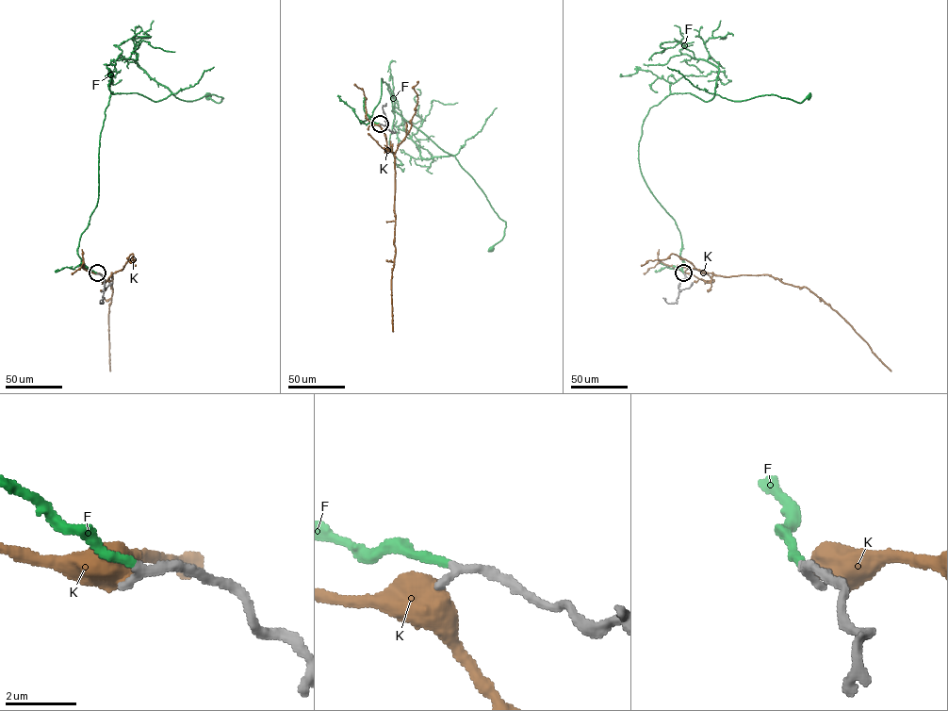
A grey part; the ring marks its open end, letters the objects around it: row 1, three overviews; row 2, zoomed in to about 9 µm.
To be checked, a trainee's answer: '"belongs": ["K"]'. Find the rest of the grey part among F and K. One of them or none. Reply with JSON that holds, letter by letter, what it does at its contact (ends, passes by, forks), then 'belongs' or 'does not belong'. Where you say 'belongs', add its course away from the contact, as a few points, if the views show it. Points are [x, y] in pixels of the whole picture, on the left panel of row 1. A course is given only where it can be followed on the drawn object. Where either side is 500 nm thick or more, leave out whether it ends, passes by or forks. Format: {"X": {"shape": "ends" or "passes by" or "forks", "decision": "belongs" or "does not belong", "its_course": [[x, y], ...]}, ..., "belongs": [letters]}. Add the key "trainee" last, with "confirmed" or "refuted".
{"F": {"shape": "ends", "decision": "belongs", "its_course": [[97, 273], [77, 248], [97, 205], [109, 96], [208, 97]]}, "K": {"decision": "does not belong"}, "belongs": ["F"], "trainee": "refuted"}

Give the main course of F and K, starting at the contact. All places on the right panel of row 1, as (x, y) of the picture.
F: (683, 273), (679, 231), (640, 167), (649, 109), (670, 93), (708, 101), (715, 93), (734, 101), (809, 97)
K: (684, 273), (708, 282), (713, 275), (770, 274), (785, 283), (807, 288), (840, 315), (890, 371)

